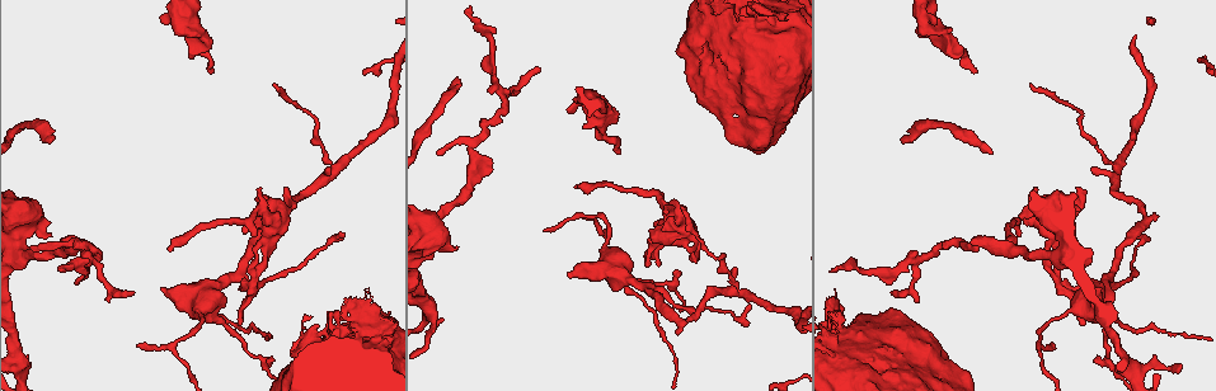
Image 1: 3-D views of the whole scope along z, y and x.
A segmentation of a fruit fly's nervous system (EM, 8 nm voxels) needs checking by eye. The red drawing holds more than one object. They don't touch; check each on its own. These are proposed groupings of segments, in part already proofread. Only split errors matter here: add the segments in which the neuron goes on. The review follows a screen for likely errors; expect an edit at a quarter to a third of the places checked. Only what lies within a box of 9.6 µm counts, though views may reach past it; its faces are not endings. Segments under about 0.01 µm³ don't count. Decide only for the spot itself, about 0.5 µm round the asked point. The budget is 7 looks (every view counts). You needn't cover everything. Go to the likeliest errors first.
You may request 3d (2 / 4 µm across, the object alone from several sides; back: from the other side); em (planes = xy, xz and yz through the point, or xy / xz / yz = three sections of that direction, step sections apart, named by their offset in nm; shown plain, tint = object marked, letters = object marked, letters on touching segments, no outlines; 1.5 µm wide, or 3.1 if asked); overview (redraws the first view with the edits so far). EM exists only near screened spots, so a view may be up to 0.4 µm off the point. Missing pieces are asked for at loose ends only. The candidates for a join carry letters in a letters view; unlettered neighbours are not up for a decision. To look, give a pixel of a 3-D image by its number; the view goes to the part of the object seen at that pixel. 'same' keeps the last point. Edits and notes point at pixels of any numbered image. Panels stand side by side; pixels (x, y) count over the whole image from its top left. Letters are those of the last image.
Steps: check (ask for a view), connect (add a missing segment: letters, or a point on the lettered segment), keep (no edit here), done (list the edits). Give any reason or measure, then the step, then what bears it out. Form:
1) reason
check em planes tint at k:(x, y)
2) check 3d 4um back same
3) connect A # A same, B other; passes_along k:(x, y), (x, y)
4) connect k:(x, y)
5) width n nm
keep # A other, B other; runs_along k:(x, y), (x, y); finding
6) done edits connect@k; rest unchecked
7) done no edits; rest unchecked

thin end
check em xz step 8 letters at 1:(902, 141)

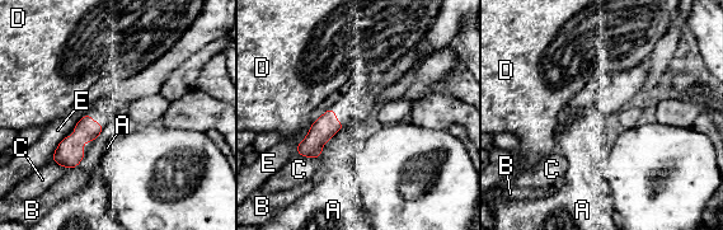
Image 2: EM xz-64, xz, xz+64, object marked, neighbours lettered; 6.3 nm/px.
check em planes letters same

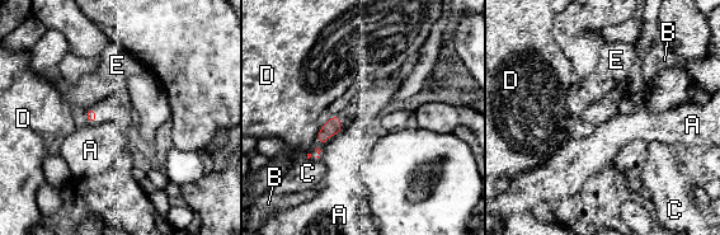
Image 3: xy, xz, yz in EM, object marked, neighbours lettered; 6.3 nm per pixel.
keep # A other, B other, C other, D other, E other; border 3:(342, 128), (333, 136); no lettered segment goes on from it

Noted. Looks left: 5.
stops while still wide
check em yz step 8 letters at 1:(570, 275)

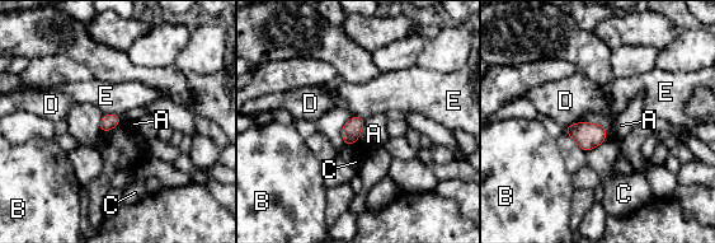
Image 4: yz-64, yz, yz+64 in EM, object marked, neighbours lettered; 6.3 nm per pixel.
check em planes letters same

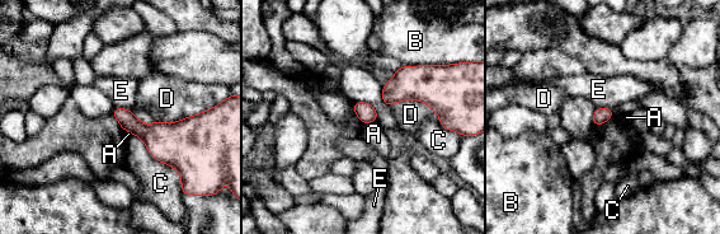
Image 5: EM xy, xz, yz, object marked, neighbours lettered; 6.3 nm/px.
longest_contact C 420 nm
keep # A other, B other, C other, D other, E other; border 5:(376, 120), (363, 125); no lettered segment goes on from it

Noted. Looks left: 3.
stops while still wide
check em planes letters at 1:(654, 229)

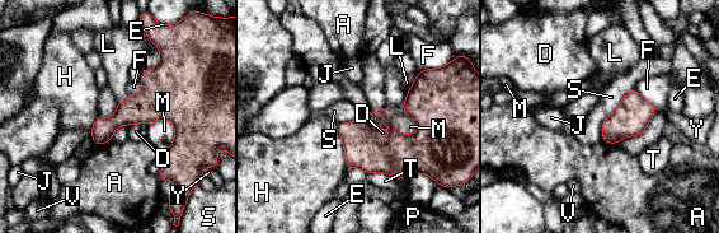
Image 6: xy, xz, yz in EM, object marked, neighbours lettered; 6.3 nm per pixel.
keep # A other, D other, E other, F other, H other, J other, L other, M other, P other, S other, T other, V other, Y other; border 6:(634, 88), (602, 122), (601, 140); none of them fits

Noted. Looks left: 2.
done no edits; rest unchecked

